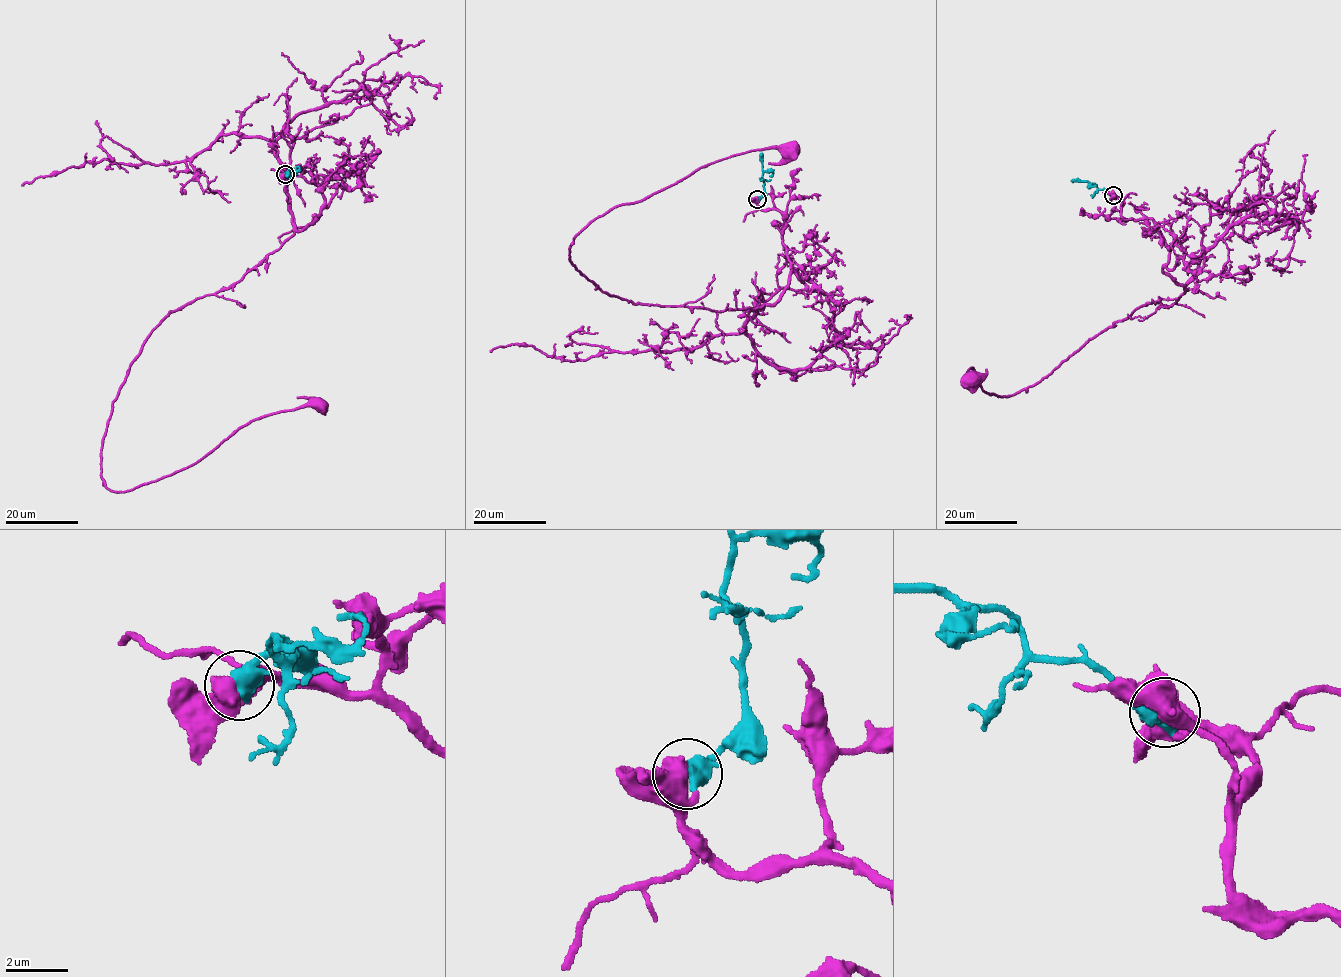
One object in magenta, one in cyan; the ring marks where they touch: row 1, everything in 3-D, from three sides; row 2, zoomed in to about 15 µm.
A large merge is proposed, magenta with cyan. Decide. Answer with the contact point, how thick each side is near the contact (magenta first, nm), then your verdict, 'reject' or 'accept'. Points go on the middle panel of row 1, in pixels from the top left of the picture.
place (757, 199); calibres 600 and 700 nm; accept

